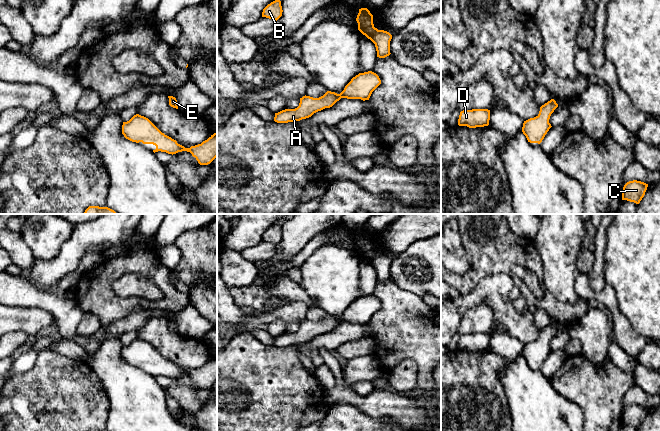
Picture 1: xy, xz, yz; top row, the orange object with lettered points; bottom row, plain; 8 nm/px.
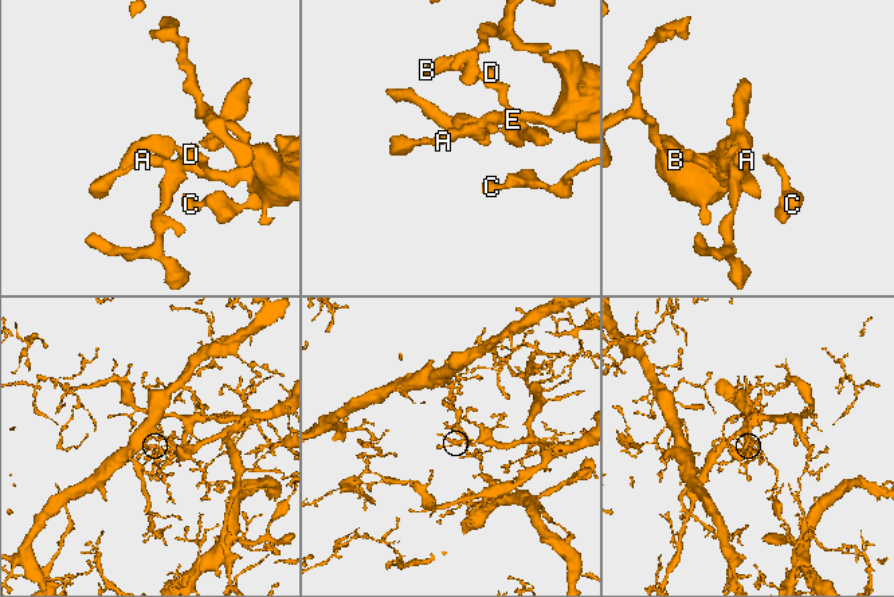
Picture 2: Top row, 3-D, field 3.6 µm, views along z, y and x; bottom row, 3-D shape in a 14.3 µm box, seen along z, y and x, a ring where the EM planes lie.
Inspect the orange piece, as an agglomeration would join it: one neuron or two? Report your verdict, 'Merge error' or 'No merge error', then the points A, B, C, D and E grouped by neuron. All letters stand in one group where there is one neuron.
No merge error. Groups: A B C D E

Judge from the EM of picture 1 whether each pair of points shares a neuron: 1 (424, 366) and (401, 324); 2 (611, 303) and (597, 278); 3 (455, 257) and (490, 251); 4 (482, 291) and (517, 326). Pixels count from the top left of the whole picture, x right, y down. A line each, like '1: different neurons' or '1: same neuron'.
1: same neuron
2: different neurons
3: different neurons
4: same neuron

